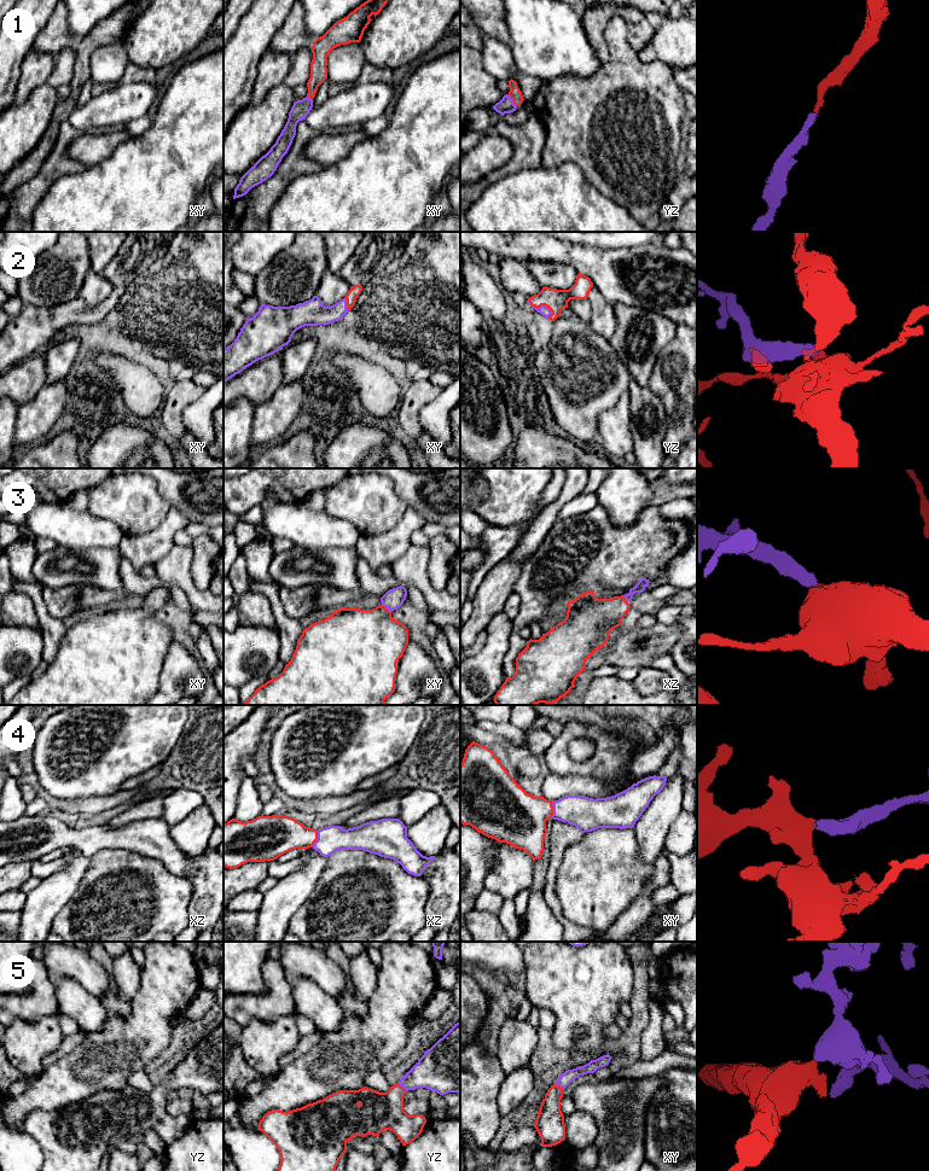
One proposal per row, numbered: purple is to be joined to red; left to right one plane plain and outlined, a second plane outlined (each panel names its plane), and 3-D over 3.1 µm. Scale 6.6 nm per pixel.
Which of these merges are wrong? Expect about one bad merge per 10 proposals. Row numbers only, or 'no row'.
no row

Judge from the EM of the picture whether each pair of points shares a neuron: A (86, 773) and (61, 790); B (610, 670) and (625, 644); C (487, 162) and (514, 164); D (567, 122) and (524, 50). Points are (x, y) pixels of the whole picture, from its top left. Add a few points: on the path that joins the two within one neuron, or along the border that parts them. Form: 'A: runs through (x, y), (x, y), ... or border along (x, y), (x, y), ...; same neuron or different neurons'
A: runs through (80, 773), (67, 784); same neuron
B: border along (605, 662), (619, 668); different neurons
C: border along (506, 138), (512, 147), (512, 156), (480, 179); different neurons
D: border along (569, 74), (541, 81); different neurons

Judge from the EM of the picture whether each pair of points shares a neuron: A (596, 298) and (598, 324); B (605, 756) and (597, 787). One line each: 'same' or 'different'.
A: same
B: different

